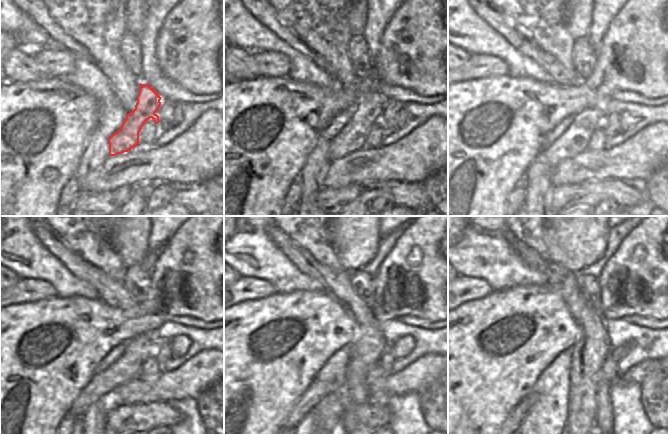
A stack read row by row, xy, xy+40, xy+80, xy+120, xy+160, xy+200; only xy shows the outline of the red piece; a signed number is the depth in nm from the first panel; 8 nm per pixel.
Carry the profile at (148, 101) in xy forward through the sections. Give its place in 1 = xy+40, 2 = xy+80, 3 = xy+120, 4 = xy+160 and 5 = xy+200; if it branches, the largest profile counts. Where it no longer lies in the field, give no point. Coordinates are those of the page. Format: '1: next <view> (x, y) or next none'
1: next xy+40 (370, 105)
2: next xy+80 (575, 139)
3: next xy+120 (143, 346)
4: next xy+160 (317, 390)
5: next xy+200 (520, 411)

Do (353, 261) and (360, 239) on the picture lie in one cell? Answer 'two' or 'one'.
one

